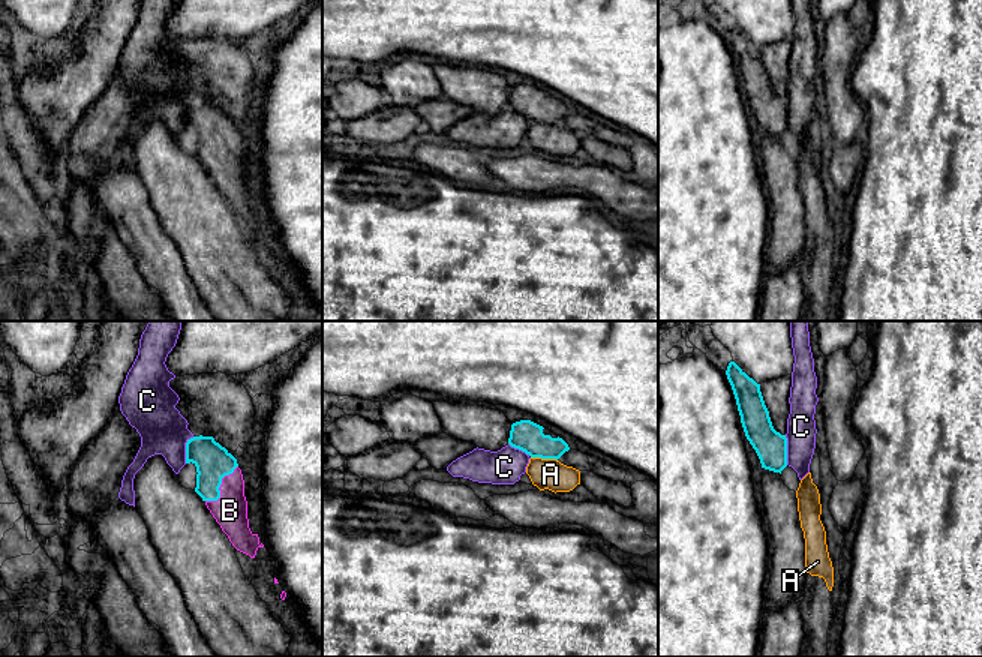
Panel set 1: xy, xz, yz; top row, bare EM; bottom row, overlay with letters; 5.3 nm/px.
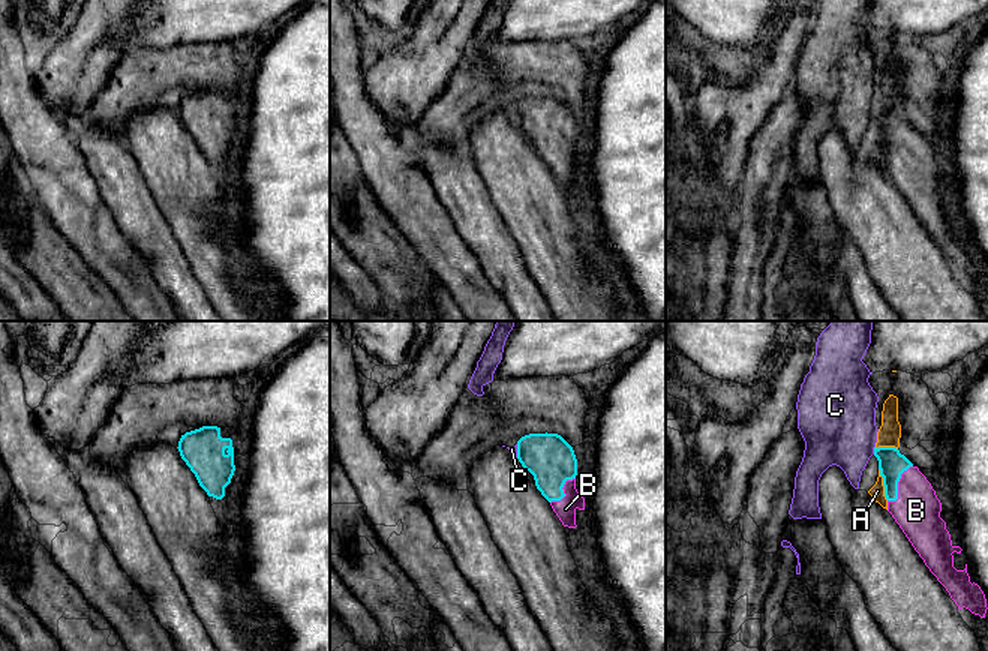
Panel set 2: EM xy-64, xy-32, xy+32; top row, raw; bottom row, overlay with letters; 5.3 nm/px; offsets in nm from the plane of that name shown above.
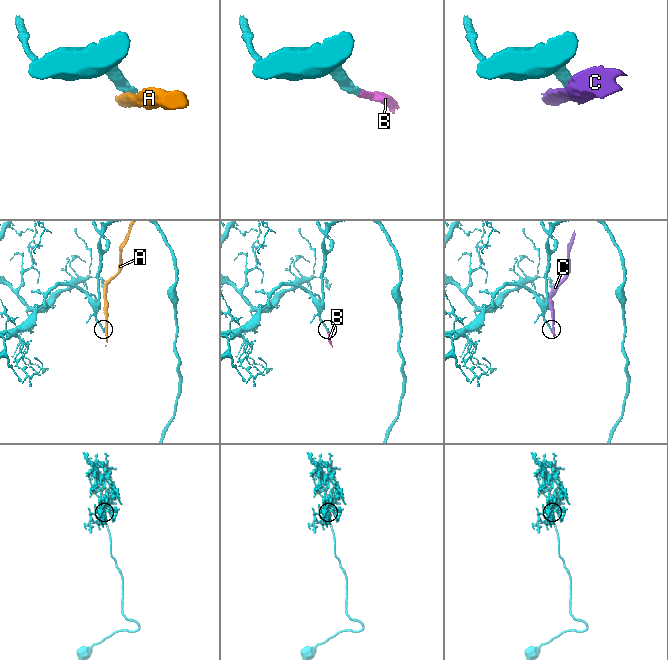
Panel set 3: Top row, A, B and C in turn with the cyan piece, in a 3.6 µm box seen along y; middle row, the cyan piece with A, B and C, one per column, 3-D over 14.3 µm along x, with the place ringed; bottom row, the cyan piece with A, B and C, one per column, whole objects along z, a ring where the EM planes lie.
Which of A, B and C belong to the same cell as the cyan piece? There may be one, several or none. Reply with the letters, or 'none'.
B

